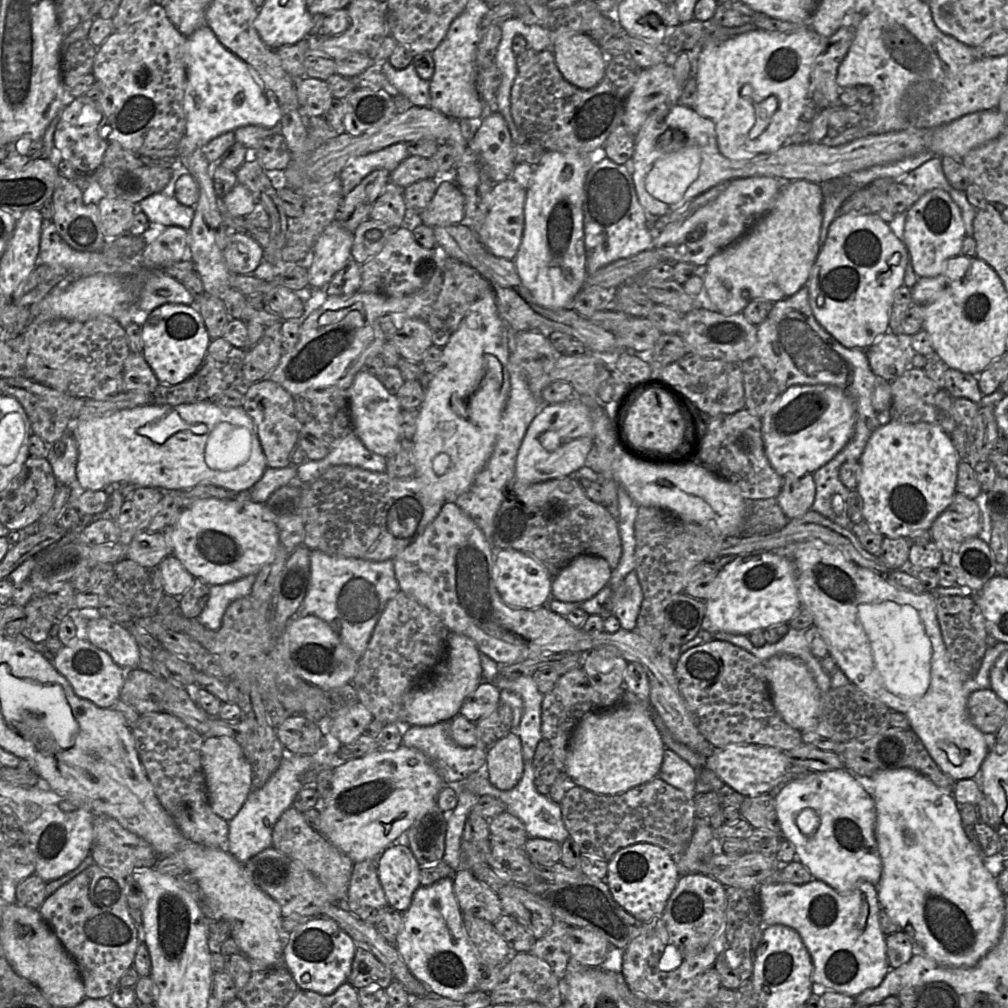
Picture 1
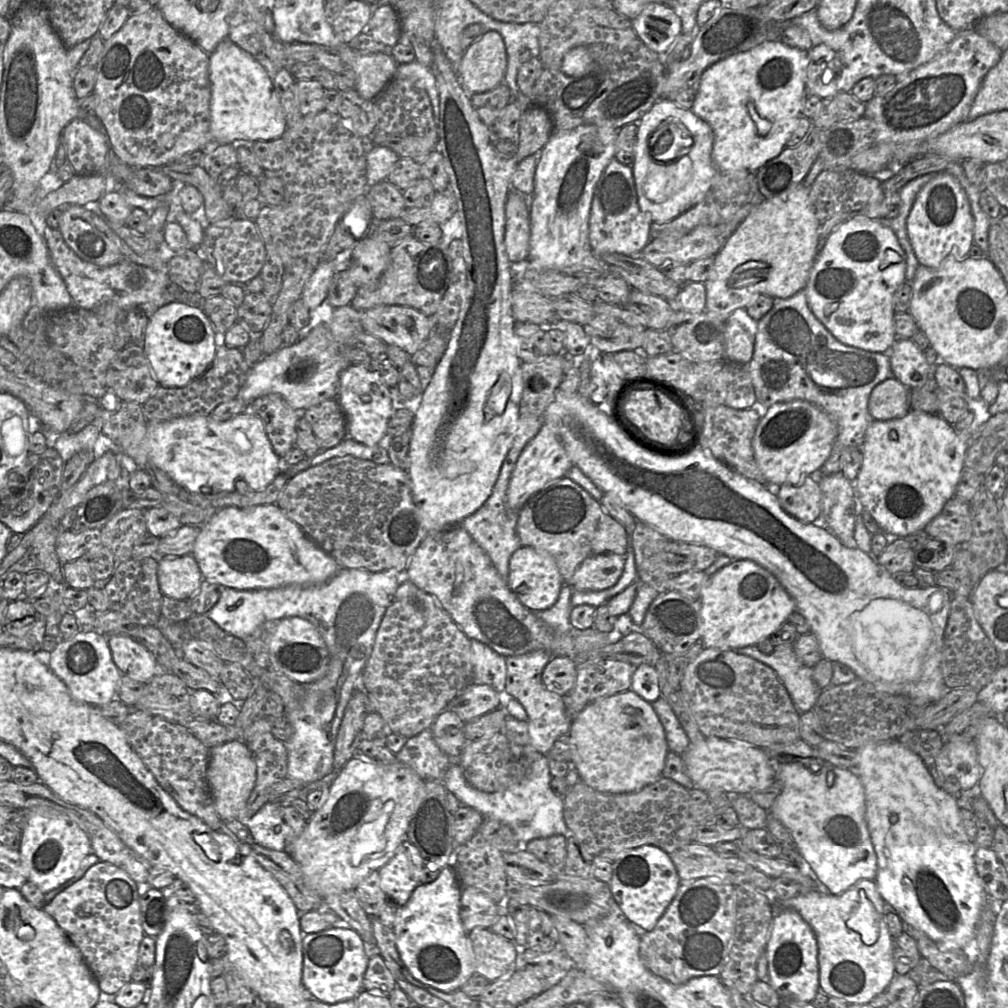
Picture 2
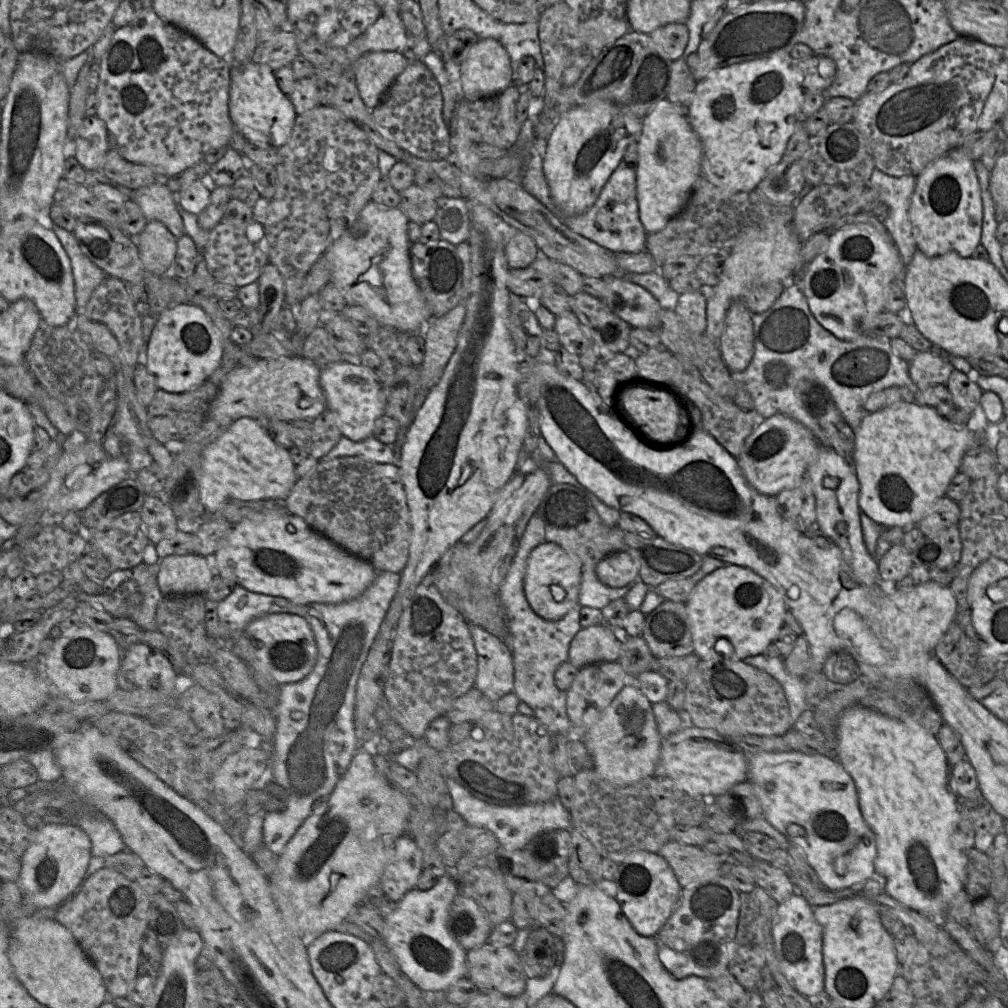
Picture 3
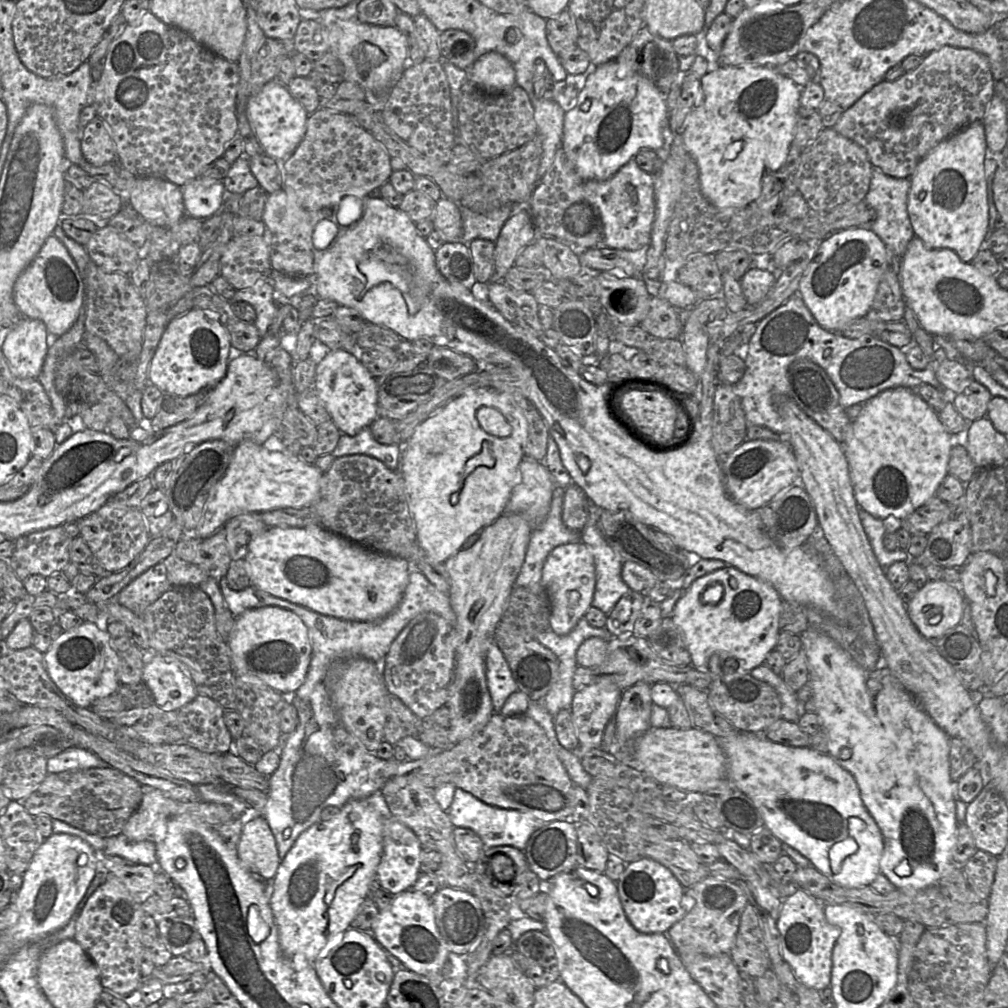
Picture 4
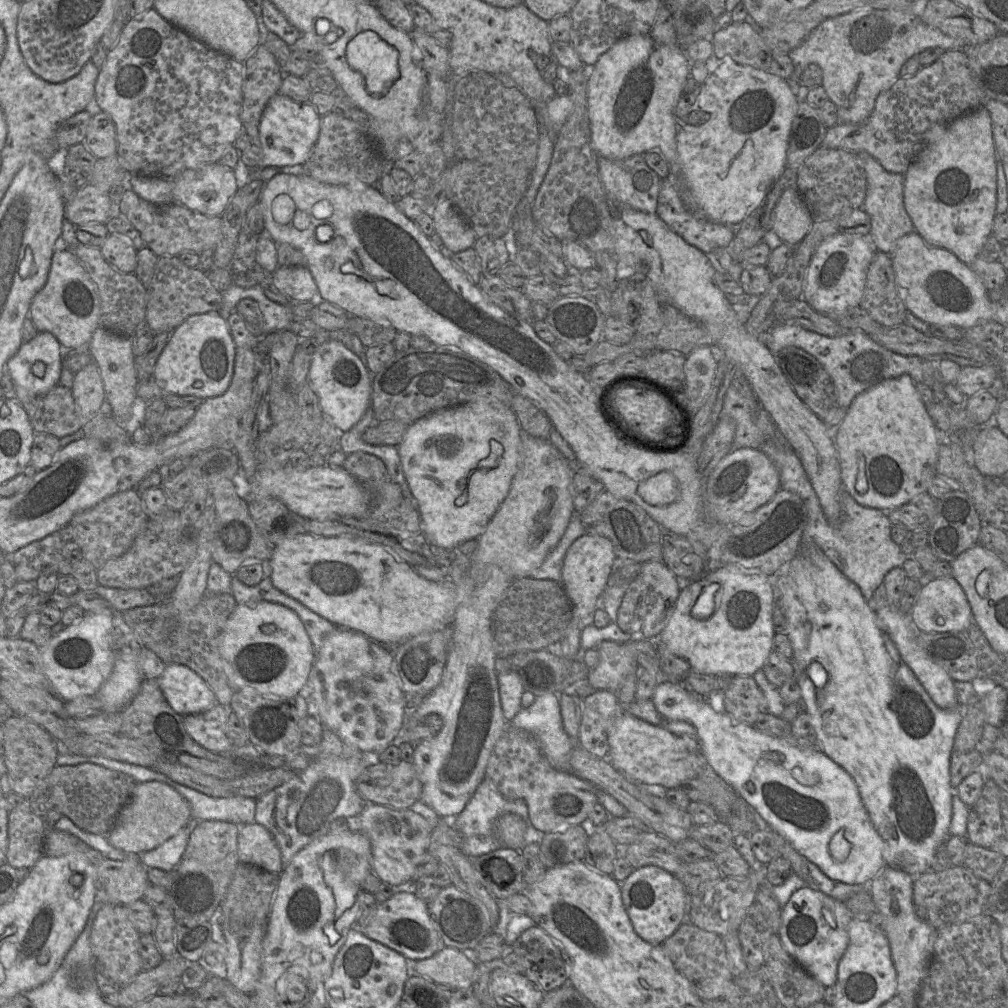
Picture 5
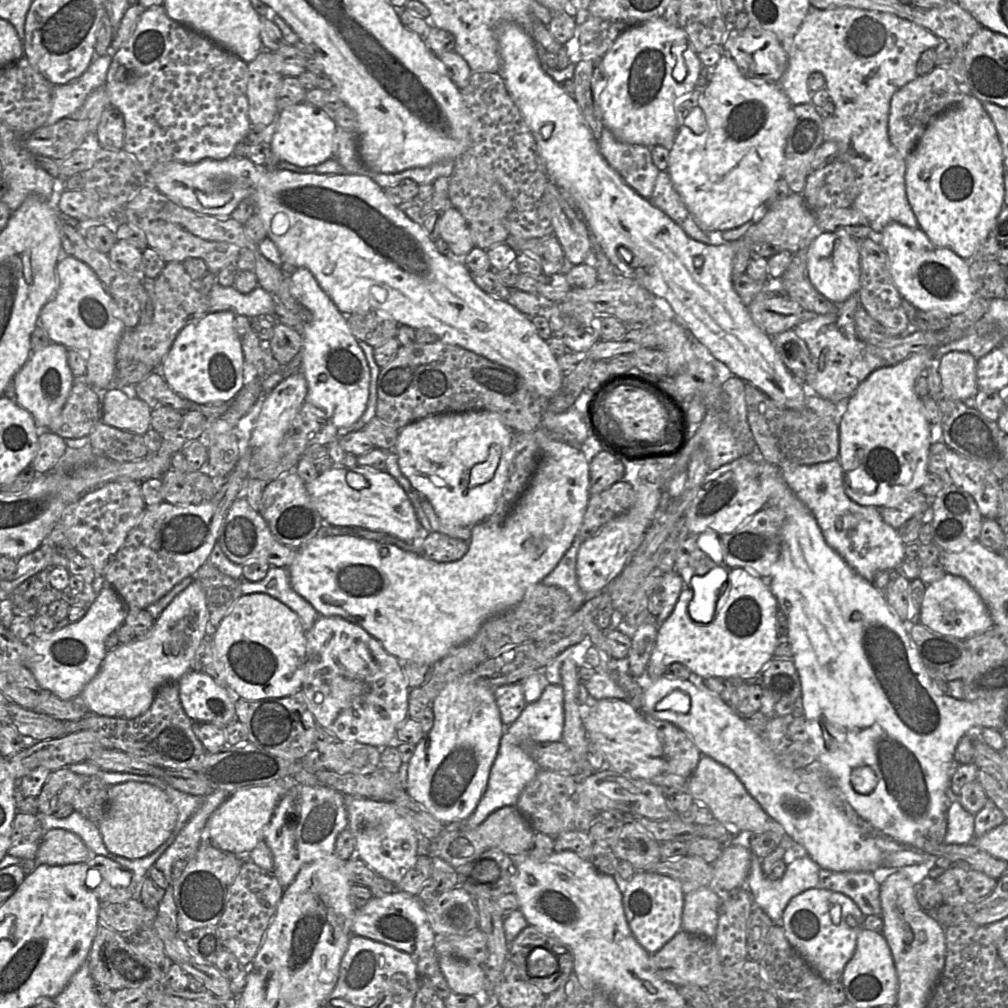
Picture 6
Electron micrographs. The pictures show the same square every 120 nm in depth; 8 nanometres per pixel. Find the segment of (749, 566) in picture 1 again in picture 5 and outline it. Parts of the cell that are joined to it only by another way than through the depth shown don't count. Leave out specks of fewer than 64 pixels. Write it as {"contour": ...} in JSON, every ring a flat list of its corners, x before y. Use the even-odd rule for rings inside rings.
{"contour":[[724,564,719,568,710,571,703,577,691,581,680,592,673,614,665,629,659,635,659,642,672,653,688,661,692,670,705,675,733,675,753,676,757,671,763,670,764,664,772,652,774,638,773,609,774,591,767,576,756,573,744,573,742,566,738,564],[711,583,718,583,720,588,715,595,715,605,707,603,702,606,699,603,701,593,705,595,705,587],[700,609,713,613,705,617,697,617]]}

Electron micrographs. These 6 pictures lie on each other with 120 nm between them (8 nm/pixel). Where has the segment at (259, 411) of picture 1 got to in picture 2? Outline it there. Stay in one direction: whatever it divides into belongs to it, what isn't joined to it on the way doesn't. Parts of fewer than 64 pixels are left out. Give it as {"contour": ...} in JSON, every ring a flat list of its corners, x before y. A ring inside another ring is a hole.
{"contour":[[271,393,246,404,245,412,262,420,275,454,283,460,295,446,296,424,301,411,291,408,279,394]]}

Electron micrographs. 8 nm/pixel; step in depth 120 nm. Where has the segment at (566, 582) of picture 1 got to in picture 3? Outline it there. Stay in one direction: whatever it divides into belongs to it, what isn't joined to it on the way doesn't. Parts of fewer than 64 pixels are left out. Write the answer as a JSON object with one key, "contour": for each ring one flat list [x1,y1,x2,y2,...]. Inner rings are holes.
{"contour":[[626,551,613,552,595,567,597,578,611,588,624,587,639,580,636,562]]}

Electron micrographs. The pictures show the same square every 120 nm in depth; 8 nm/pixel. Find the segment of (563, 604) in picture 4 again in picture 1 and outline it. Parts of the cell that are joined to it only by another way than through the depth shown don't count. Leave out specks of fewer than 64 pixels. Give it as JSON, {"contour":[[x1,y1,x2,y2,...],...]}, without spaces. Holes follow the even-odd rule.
{"contour":[[513,549,495,550,494,583,502,600,514,608,541,608,552,599,552,578,548,571,535,558,521,551]]}

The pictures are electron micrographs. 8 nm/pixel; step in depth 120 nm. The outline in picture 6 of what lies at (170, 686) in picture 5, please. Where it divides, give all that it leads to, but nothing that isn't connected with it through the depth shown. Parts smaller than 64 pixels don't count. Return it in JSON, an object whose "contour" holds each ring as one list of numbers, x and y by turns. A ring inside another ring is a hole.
{"contour":[[191,669,177,685,182,707,194,722,225,728,236,719,235,702,229,697,227,687,219,685,211,676]]}

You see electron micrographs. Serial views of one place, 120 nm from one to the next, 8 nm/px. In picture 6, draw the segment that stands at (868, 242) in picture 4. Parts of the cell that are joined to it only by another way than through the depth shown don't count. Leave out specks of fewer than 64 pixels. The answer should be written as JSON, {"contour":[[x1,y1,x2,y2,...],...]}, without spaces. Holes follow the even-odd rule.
{"contour":[[822,232,808,247,807,277,826,299,841,304,860,289,859,241,846,232]]}

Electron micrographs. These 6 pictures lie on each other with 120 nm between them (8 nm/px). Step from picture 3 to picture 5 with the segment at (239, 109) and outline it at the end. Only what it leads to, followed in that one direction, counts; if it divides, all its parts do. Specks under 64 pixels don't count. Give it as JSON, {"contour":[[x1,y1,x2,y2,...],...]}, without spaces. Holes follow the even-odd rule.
{"contour":[[277,93,268,102,260,121,262,166,304,165,319,137,322,116,310,102,297,102]]}

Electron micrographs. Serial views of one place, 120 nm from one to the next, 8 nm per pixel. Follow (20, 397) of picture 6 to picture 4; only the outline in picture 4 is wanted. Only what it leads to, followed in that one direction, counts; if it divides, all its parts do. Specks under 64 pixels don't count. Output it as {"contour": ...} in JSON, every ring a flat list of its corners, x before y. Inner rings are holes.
{"contour":[[22,317,9,329,1,348,9,367,17,376,37,379,49,342,50,334,42,321]]}

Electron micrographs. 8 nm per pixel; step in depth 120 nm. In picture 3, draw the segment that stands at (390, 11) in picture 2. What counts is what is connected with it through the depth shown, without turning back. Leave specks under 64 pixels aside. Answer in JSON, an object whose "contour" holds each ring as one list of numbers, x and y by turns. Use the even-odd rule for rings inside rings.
{"contour":[[381,14,360,37,363,37,362,55,378,51,398,51,401,53,407,32,400,16]]}

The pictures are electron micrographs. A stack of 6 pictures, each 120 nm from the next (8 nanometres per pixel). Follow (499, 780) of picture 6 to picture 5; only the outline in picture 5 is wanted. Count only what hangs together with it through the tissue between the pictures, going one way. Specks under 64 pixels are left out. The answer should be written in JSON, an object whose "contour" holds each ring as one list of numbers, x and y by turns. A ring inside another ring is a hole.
{"contour":[[554,692,540,695,529,707,521,707,513,720,508,722,537,740,552,767,572,773,570,758,577,743,563,728,559,700,559,695],[485,777,461,813,451,819,464,836,487,836,503,847,495,832,496,820,504,813,514,813,528,822,528,808,521,799,505,797,496,784]]}

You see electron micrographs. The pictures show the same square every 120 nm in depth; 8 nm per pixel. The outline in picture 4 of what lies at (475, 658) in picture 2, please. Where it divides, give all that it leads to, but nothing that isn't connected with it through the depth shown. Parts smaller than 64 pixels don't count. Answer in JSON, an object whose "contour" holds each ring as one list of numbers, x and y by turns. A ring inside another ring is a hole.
{"contour":[[496,643,488,648,486,659,486,679,494,711,500,713,507,698,518,690,510,666]]}

